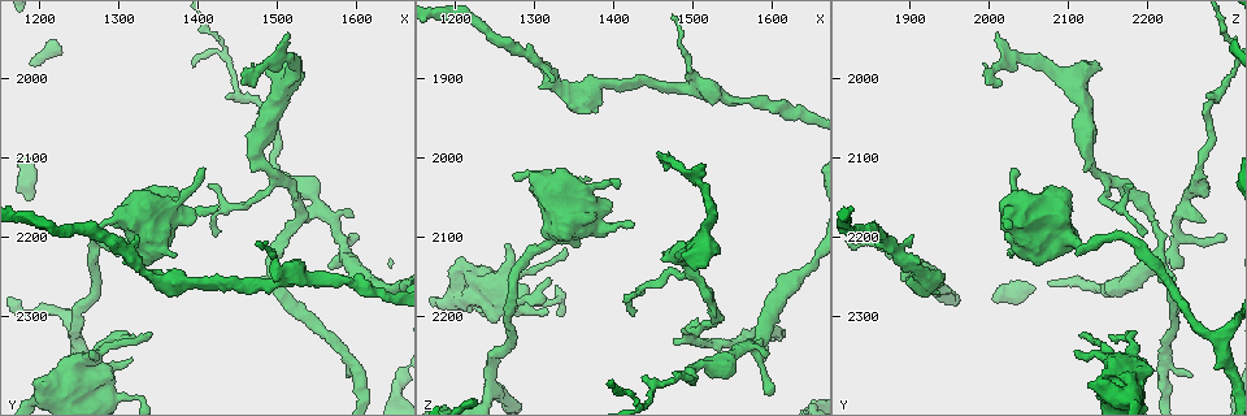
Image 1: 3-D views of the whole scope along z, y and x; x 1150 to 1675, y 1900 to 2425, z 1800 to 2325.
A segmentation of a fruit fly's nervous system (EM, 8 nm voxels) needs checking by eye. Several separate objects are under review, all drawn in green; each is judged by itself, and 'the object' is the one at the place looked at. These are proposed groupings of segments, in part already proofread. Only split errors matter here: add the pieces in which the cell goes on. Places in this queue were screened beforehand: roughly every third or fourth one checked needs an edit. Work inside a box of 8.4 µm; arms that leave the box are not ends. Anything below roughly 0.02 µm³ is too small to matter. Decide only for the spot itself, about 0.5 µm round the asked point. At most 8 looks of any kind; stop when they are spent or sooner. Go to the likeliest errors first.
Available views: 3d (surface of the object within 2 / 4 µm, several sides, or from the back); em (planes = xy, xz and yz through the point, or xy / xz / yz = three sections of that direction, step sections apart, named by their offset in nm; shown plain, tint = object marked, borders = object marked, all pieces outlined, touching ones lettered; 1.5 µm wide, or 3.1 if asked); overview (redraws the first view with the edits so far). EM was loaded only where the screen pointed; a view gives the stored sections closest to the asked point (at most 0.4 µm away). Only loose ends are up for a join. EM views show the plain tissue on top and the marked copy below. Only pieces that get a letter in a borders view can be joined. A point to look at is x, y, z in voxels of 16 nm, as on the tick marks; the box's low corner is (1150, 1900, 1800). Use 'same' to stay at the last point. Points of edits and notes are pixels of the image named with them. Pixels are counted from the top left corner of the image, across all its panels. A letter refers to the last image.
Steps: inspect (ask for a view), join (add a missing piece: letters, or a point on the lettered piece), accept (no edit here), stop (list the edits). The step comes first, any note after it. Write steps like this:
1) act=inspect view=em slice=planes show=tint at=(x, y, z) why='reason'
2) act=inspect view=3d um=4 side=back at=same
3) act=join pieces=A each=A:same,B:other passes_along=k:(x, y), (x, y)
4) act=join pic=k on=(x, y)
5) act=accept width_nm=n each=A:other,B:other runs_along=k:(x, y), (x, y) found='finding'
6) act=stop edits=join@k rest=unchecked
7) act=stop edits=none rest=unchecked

act=inspect view=em um=3.1 slice=planes show=tint at=(1370, 2225, 2025) why='stops while still wide'

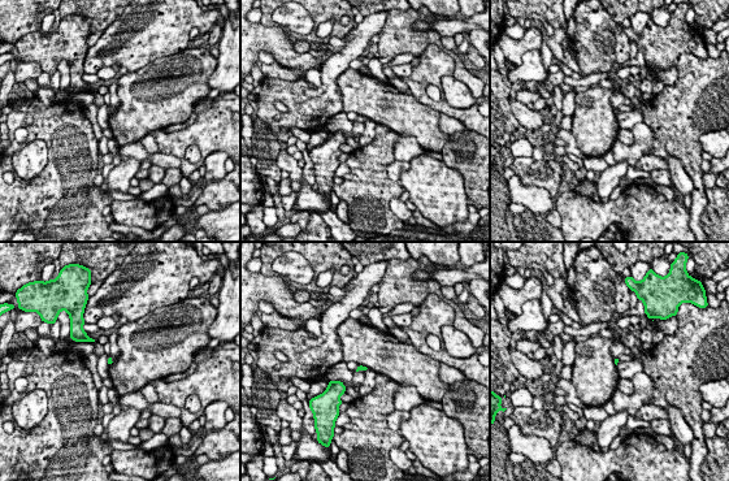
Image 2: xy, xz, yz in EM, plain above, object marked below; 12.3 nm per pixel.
act=inspect view=em um=3.1 slice=planes show=borders at=same why='what lies round it'

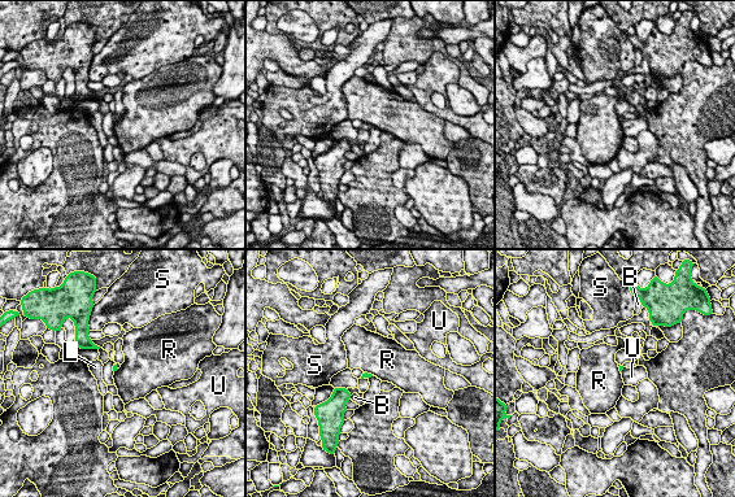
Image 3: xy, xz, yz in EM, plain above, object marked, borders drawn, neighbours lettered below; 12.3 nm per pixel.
act=accept each=B:other,L:other,R:other,S:other,U:other border=3:(364, 371), (372, 375) found='none of them fits'

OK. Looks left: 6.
act=inspect view=3d um=2 at=(1515, 1945, 2010) why='an open end'

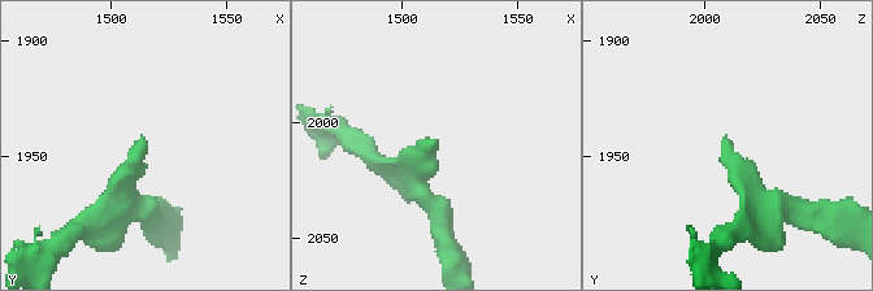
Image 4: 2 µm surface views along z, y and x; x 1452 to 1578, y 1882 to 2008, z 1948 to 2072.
act=inspect view=em slice=yz step=4 show=tint at=(1515, 1943, 2009) why='now the EM'

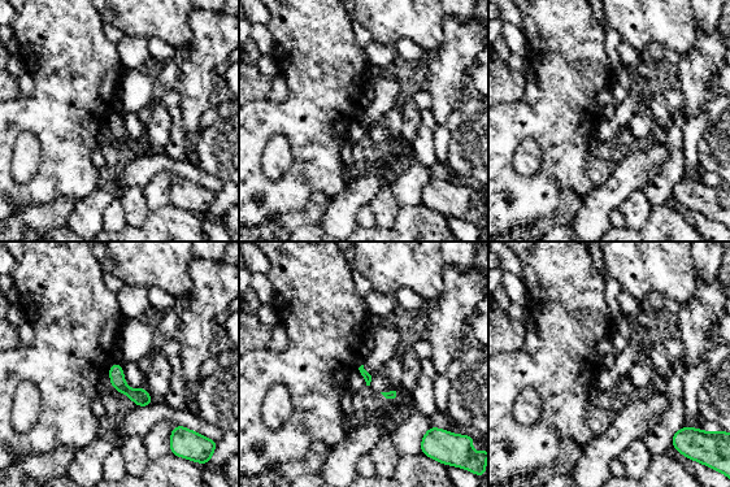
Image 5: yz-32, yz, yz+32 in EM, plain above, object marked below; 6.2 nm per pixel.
act=inspect view=em slice=xy step=4 show=borders at=same why='cut it another way'

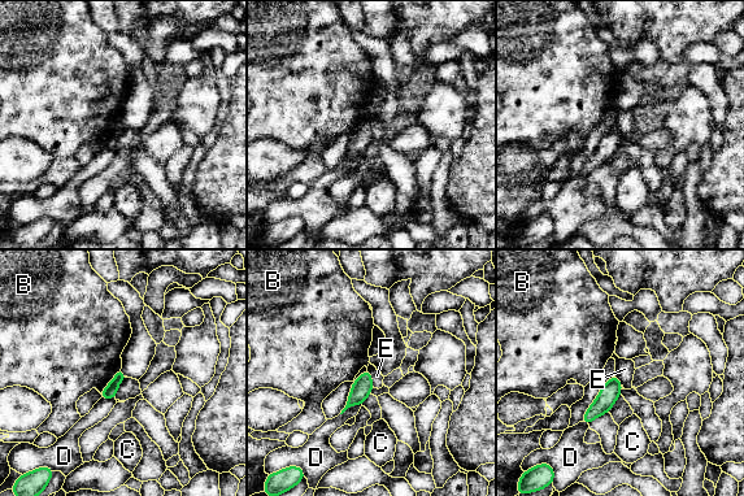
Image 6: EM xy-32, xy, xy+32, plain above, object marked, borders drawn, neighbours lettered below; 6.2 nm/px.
act=accept each=B:other,C:other,D:other,E:other found='none of them fits'

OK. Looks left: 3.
act=inspect view=em slice=planes show=borders at=(1265, 2340, 2105) why='free end'

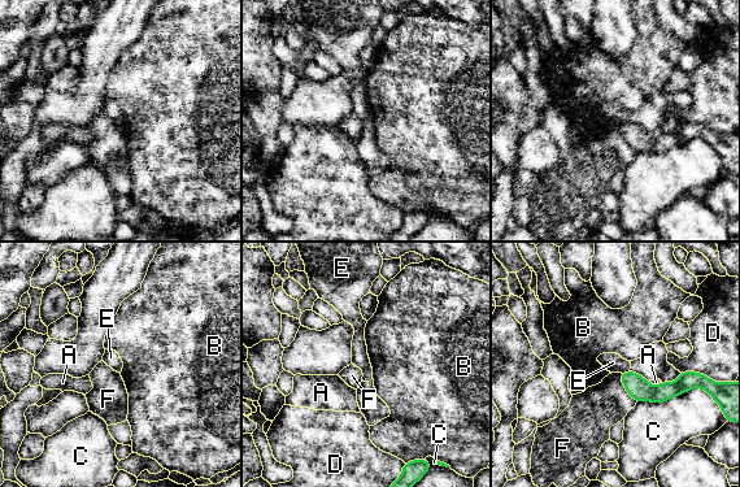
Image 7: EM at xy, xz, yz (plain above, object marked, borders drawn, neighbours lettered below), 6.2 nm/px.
act=accept each=A:other,B:other,C:other,D:other,E:other,F:other runs_along=7:(623, 375), (641, 391), (692, 381) found='none of them fits'

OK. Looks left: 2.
act=stop edits=none rest=unchecked

